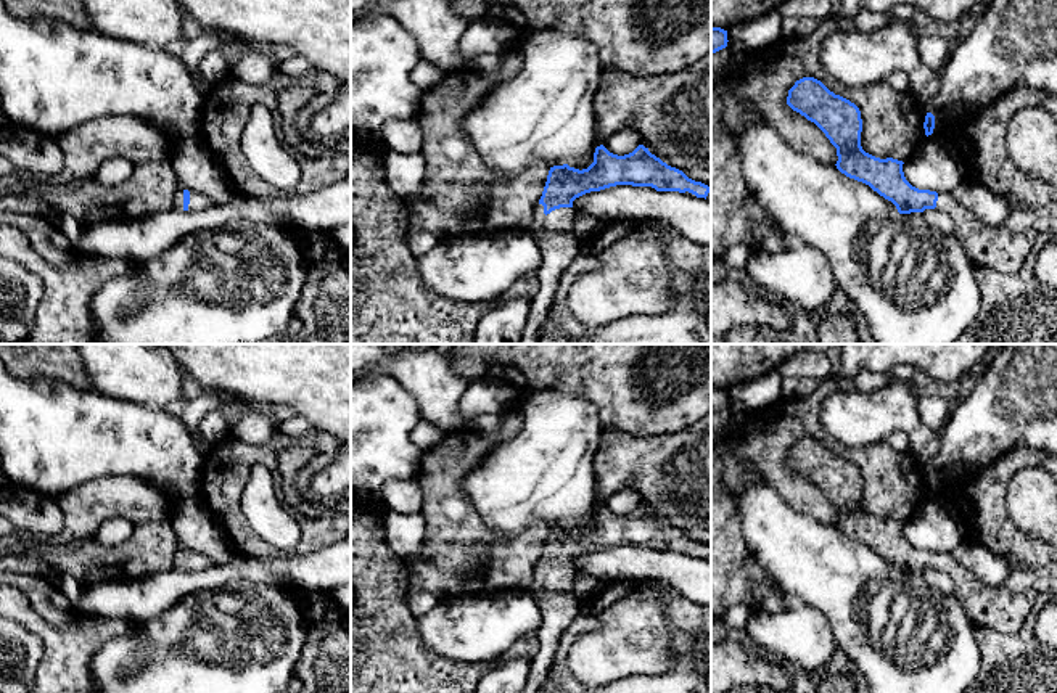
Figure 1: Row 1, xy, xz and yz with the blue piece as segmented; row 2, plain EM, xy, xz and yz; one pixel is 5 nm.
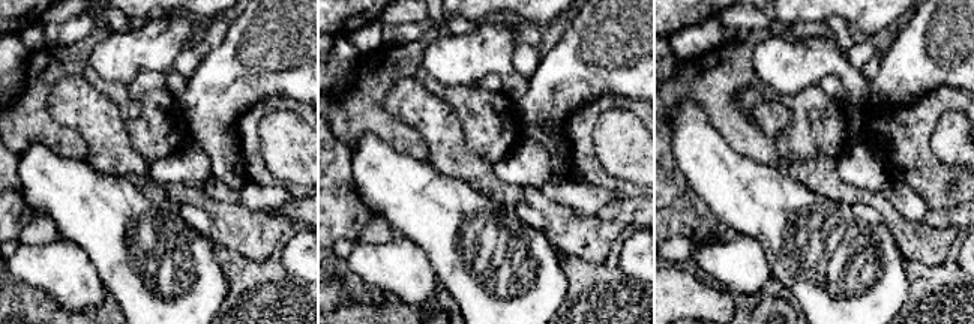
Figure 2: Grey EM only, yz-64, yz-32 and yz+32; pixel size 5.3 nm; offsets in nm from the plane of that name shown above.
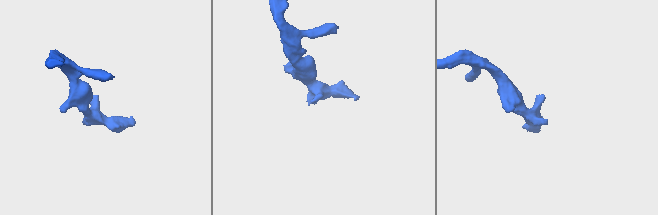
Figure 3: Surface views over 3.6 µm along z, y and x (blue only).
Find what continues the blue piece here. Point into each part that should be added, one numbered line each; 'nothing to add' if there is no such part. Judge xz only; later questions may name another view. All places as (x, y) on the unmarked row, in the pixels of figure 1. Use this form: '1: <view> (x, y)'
1: xz (559, 581)

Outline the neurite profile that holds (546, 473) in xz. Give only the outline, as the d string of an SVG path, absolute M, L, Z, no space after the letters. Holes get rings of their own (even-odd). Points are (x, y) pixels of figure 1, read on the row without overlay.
M537 391L524 394L521 410L521 431L489 452L462 481L470 505L489 531L504 537L518 537L537 521L587 529L602 505L594 470L603 433L597 407L582 397Z

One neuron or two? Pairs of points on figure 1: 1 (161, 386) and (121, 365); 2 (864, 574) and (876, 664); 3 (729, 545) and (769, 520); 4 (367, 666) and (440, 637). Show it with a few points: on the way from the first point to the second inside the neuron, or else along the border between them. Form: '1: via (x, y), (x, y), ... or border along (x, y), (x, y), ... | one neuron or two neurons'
1: via (152, 377), (131, 365) | one neuron
2: via (853, 597), (853, 635), (856, 642) | one neuron
3: border along (732, 500), (747, 547), (763, 569) | two neurons
4: border along (414, 619), (422, 642), (456, 663) | two neurons

